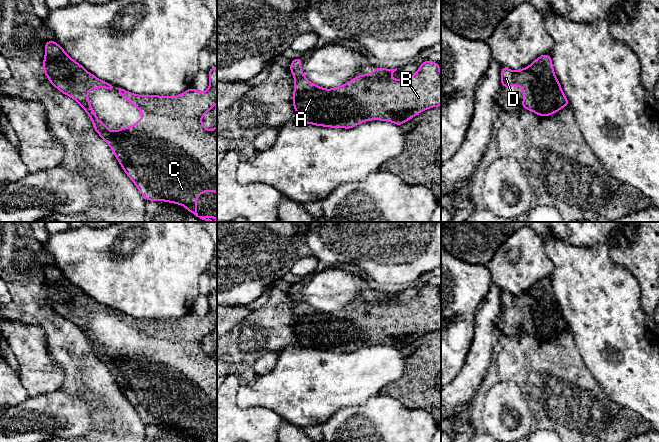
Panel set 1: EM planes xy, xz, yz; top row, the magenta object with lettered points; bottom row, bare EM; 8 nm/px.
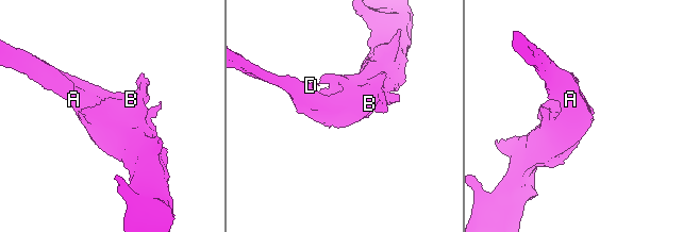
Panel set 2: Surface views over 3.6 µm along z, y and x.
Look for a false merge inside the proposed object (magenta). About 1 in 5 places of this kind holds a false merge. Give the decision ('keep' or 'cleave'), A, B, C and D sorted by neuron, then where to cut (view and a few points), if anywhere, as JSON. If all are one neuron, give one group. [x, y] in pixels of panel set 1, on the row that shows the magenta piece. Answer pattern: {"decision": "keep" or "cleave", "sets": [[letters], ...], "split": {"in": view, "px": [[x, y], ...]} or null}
{"decision": "keep", "sets": [["A", "B", "C", "D"]], "split": null}

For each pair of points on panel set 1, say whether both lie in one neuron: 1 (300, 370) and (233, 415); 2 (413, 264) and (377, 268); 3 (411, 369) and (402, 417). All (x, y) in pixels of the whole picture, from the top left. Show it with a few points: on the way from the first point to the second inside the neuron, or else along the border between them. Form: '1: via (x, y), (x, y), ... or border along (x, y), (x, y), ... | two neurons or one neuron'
1: border along (238, 387), (236, 402), (239, 406), (268, 408) | two neurons
2: via (404, 265), (386, 265) | one neuron
3: border along (383, 394), (394, 397), (409, 408), (427, 411) | two neurons

